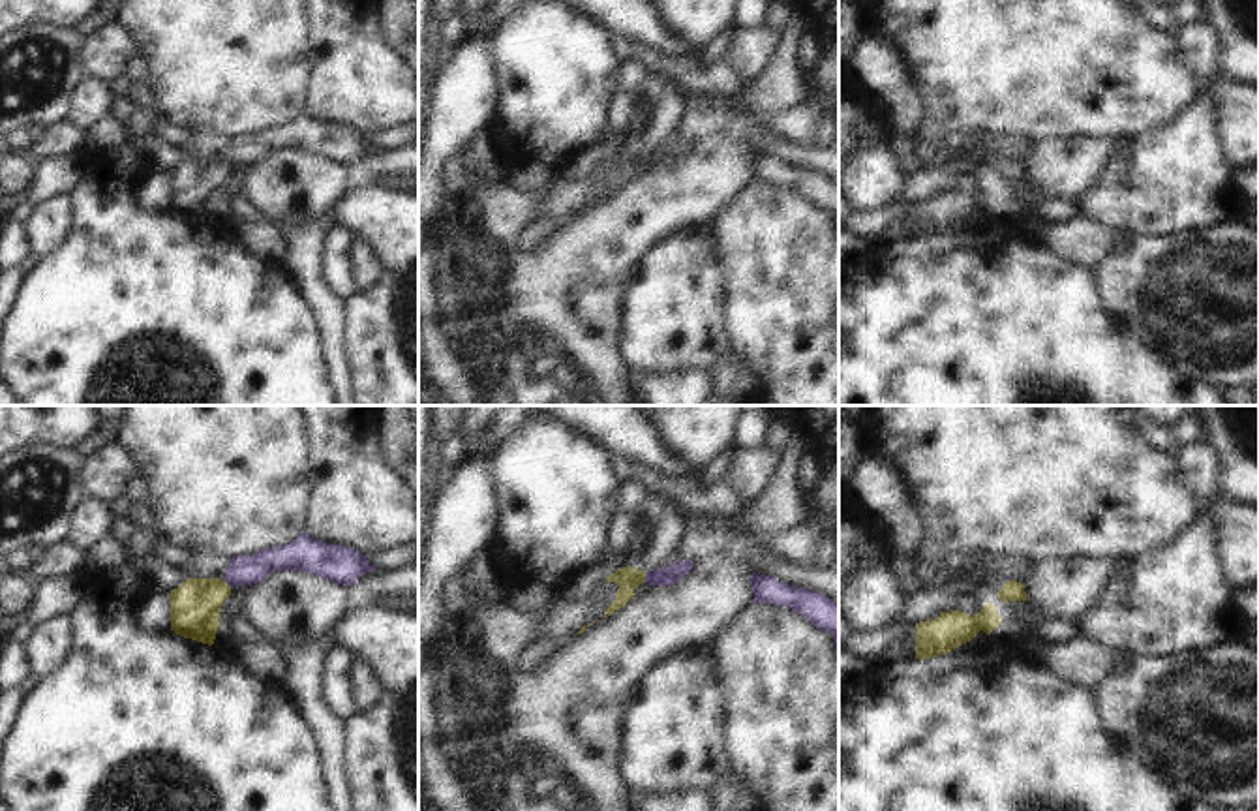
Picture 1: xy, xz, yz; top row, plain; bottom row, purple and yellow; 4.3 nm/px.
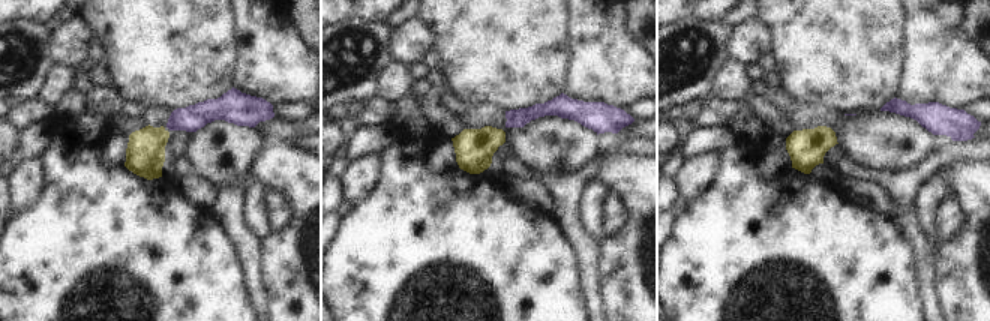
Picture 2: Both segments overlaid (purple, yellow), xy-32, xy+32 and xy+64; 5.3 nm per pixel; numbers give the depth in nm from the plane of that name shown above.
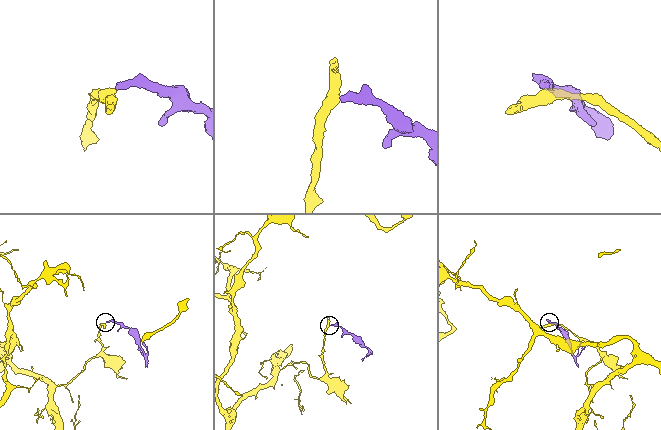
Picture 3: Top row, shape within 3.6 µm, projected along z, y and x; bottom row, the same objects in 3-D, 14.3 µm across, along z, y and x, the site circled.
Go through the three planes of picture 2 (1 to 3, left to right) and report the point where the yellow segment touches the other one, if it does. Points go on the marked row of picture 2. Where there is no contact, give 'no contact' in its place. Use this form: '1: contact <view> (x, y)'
1: no contact
2: no contact
3: no contact

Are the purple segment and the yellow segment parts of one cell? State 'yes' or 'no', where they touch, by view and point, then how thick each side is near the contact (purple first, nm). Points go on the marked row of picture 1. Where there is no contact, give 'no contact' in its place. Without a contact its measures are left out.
no | xy (227, 582) | 130/220 nm

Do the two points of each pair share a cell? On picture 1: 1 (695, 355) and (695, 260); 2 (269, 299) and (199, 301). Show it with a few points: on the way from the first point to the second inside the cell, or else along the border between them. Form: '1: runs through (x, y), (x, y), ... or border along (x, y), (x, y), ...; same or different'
1: runs through (693, 331), (693, 284); same
2: runs through (252, 301), (216, 301); same

